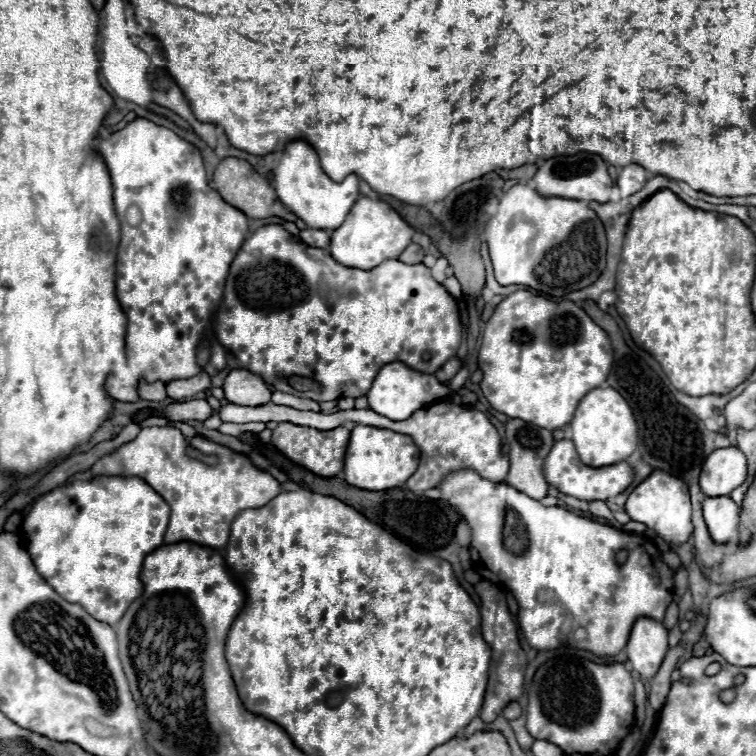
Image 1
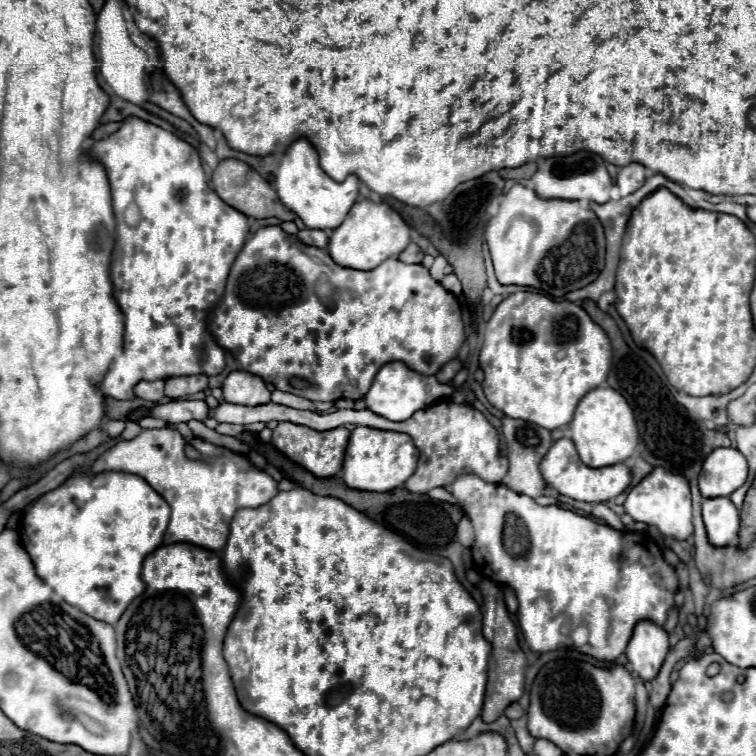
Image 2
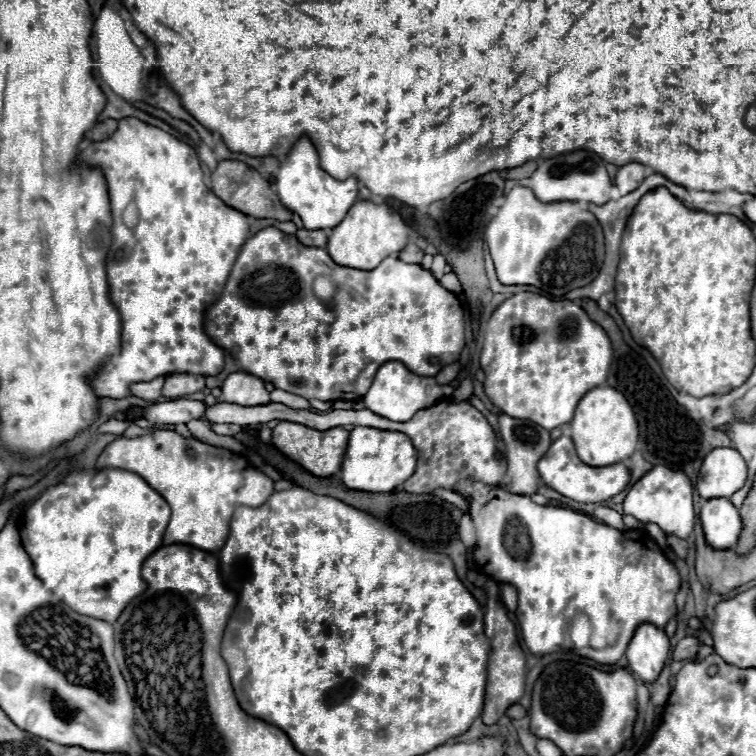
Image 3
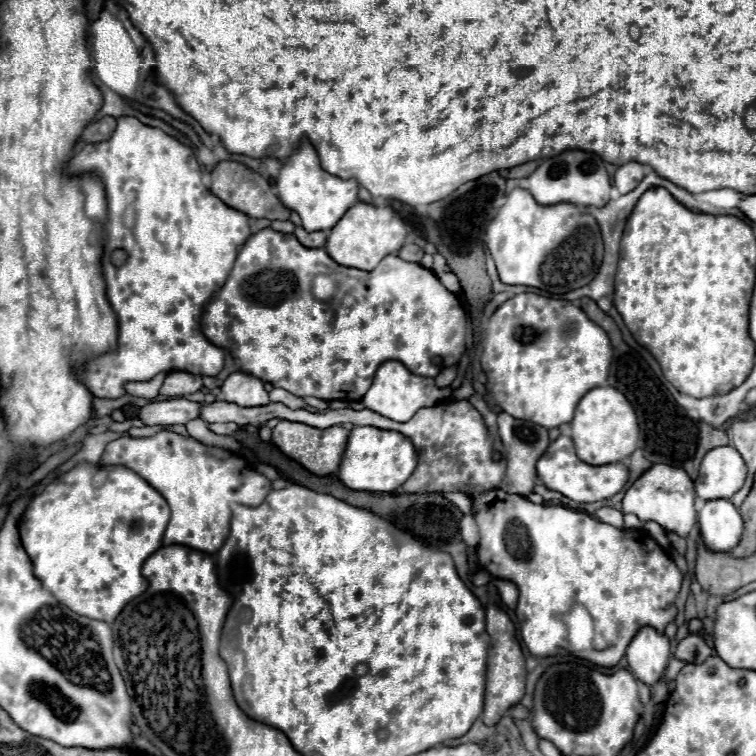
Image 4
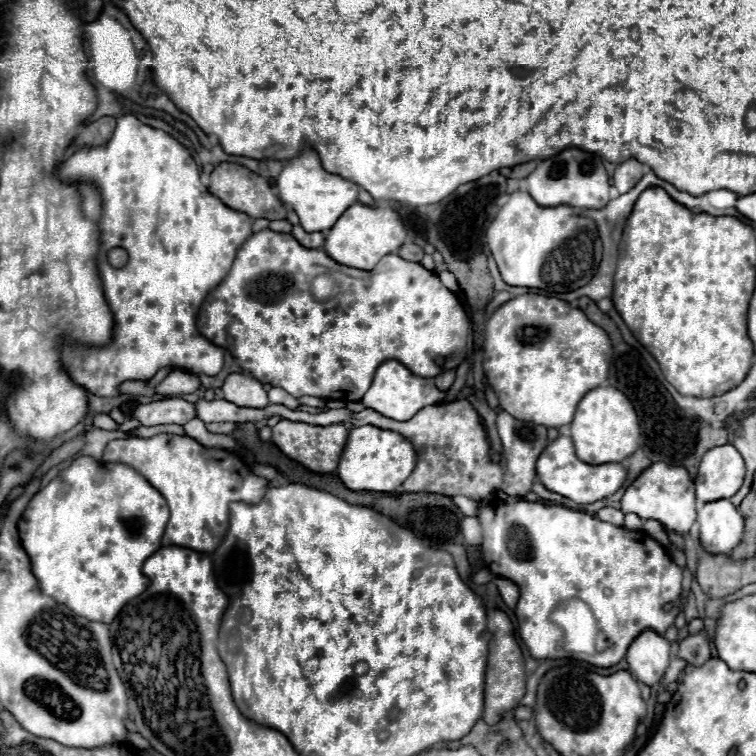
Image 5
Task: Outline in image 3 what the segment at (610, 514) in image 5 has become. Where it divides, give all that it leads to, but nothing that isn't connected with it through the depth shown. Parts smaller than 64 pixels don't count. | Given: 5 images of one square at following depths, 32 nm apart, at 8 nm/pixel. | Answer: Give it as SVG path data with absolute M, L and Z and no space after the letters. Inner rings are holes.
M606 506L596 508L596 518L602 520L604 524L608 524L608 526L618 528L618 530L624 528L624 524L622 524L622 514L616 512L616 510L612 510L612 508L606 508Z

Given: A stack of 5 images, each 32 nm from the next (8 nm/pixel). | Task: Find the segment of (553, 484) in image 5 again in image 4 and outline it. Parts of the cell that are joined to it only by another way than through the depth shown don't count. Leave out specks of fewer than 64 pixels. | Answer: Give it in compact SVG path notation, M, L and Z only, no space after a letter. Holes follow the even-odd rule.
M560 436L556 438L546 452L540 456L538 464L536 464L538 476L542 480L542 484L554 492L560 492L562 496L580 502L580 504L588 504L588 502L598 502L598 500L606 500L614 494L618 494L626 480L628 480L628 470L624 464L604 464L604 466L590 466L582 460L578 460L576 452L574 452L574 444L568 436Z

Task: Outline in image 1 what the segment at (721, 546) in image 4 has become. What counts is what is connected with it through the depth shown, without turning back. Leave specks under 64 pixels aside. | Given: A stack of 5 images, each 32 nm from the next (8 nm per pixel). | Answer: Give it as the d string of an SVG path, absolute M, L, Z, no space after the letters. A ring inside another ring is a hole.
M728 496L704 498L702 510L704 510L704 520L708 526L710 538L716 544L726 544L726 542L738 540L740 508Z

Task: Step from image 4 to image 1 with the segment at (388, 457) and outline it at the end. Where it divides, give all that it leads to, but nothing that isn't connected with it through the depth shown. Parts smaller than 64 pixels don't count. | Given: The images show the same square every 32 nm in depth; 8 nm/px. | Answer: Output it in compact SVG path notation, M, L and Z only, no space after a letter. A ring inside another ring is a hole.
M358 424L352 430L350 444L346 450L344 480L350 486L362 488L362 490L372 490L372 492L398 488L416 472L418 458L420 458L418 446L412 442L410 436L392 432L386 428L370 428L370 426Z

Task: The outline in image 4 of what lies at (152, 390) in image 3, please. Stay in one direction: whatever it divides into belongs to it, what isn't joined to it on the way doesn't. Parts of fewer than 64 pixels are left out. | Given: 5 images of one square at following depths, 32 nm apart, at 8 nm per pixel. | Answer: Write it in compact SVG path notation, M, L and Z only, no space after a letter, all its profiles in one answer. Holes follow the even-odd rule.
M160 372L156 374L152 380L148 382L128 382L124 384L124 390L132 396L140 396L140 398L156 398L158 396L158 388L162 386L162 380L168 376L168 372Z

